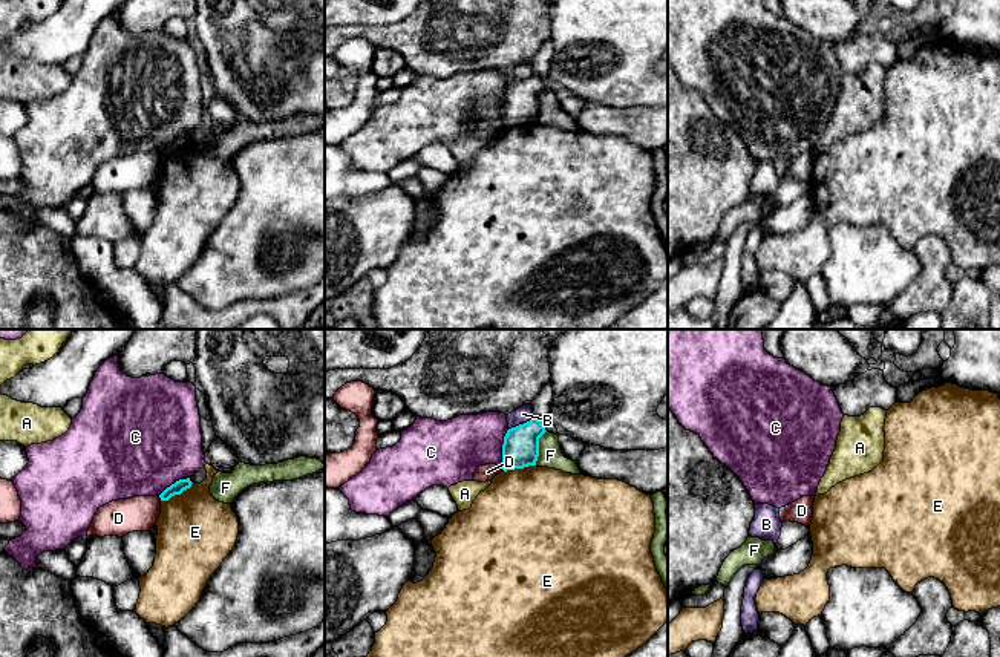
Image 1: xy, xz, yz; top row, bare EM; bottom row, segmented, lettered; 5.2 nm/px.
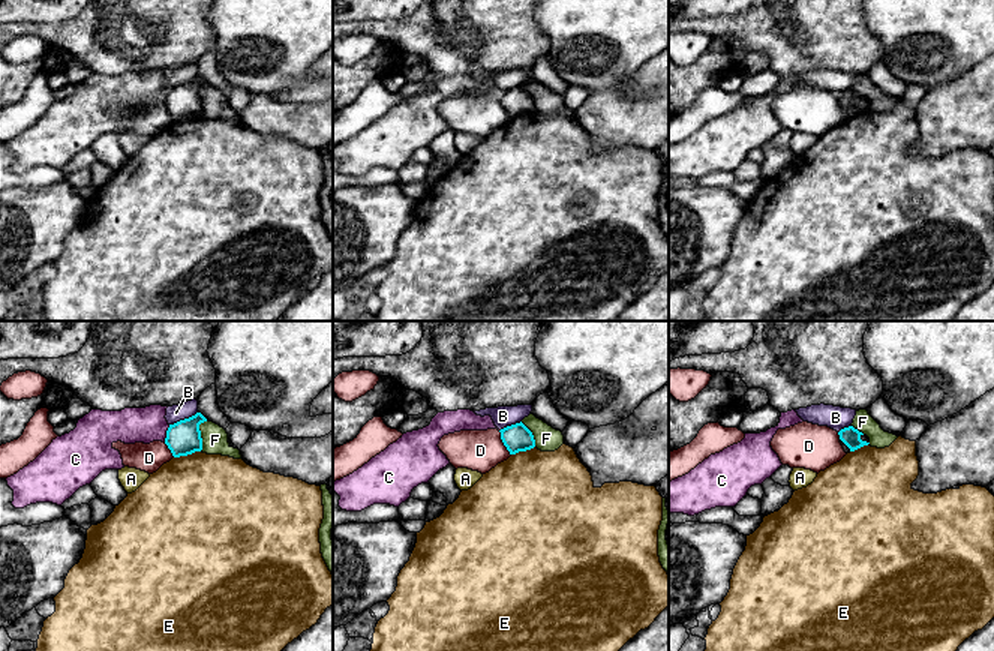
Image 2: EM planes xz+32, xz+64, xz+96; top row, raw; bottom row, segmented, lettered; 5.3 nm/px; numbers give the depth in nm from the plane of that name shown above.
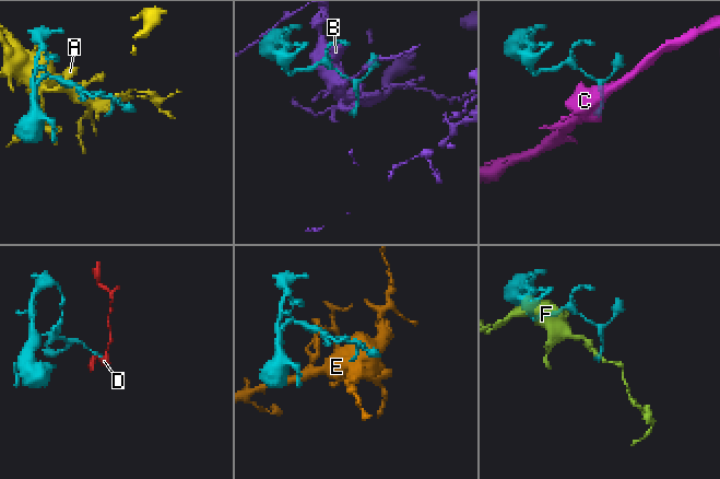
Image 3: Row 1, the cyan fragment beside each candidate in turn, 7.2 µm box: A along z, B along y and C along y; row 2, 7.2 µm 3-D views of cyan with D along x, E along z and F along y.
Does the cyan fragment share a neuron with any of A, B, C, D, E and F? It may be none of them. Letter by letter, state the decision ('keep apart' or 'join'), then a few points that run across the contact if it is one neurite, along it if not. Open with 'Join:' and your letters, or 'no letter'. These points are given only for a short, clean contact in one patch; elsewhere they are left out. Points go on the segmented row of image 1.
Join: no letter
A: keep apart
B: keep apart
C: keep apart
D: keep apart; line xy (158, 496), (161, 500)
E: keep apart; line xy (193, 483), (179, 493), (161, 501)
F: keep apart; line xz (545, 431), (539, 438), (539, 455), (535, 464)

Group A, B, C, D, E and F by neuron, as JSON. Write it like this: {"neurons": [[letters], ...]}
{"neurons": [["A"], ["B", "D"], ["C"], ["E"], ["F"]]}

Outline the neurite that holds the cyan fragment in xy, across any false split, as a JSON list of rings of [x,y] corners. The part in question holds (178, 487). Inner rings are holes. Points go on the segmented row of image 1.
[[[190,478],[187,479],[179,479],[176,481],[175,484],[172,484],[170,487],[167,487],[161,495],[161,501],[168,501],[172,496],[175,495],[181,495],[184,490],[190,489],[191,487],[191,481]]]

